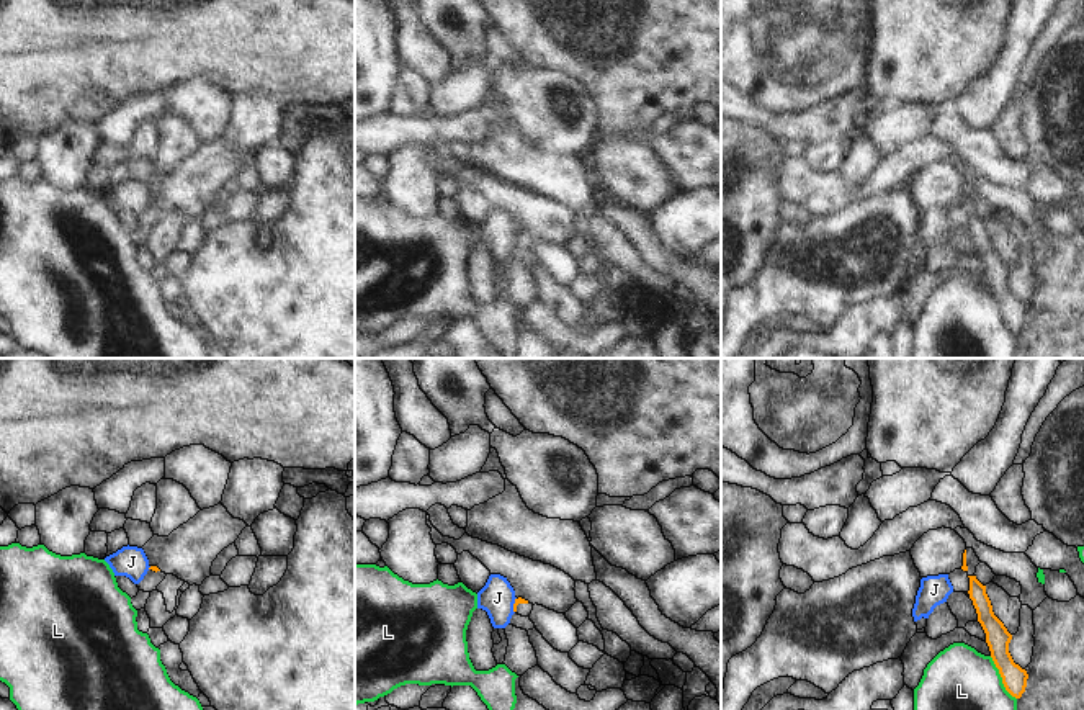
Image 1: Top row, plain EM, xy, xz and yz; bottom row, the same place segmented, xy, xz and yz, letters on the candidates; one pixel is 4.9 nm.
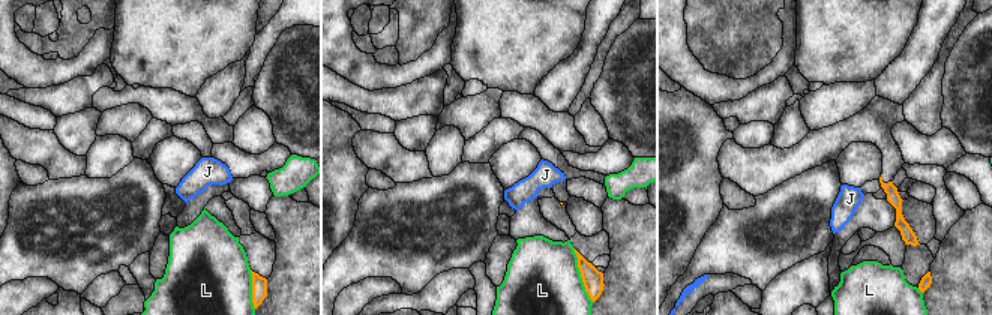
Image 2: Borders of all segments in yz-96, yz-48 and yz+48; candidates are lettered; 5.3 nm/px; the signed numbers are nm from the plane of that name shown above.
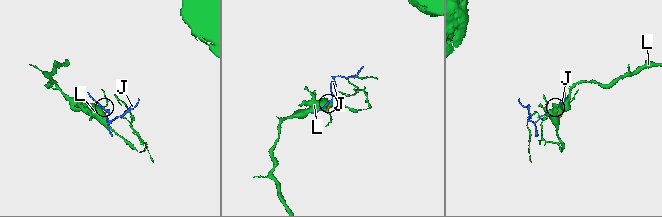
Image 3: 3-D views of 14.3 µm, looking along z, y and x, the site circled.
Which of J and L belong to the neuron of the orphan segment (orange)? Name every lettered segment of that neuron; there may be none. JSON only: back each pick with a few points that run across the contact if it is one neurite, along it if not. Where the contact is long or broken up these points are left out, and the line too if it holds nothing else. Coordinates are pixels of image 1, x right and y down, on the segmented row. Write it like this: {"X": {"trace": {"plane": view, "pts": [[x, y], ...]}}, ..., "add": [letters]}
{"add": []}

